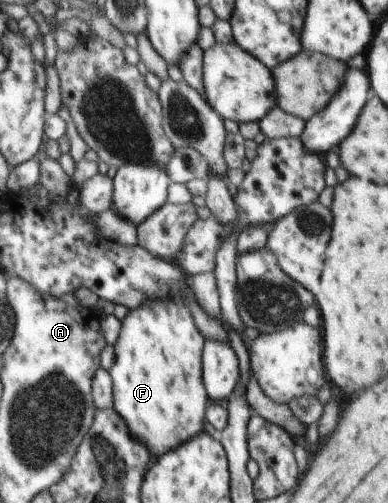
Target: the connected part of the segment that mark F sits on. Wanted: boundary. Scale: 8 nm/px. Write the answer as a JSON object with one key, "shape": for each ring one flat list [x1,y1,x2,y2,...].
{"shape":[[182,296,144,301,139,307,131,308,121,322,120,335,113,345,113,363,108,371,113,386,113,409,127,423,132,436,158,457,204,432,202,422,209,403,201,371,205,339,196,328,189,305]]}

